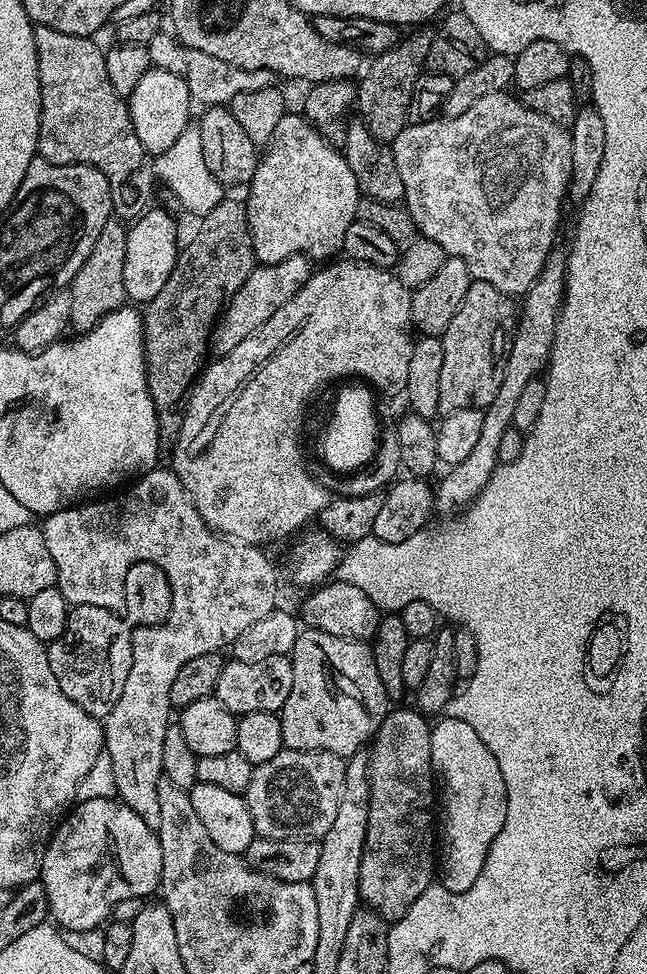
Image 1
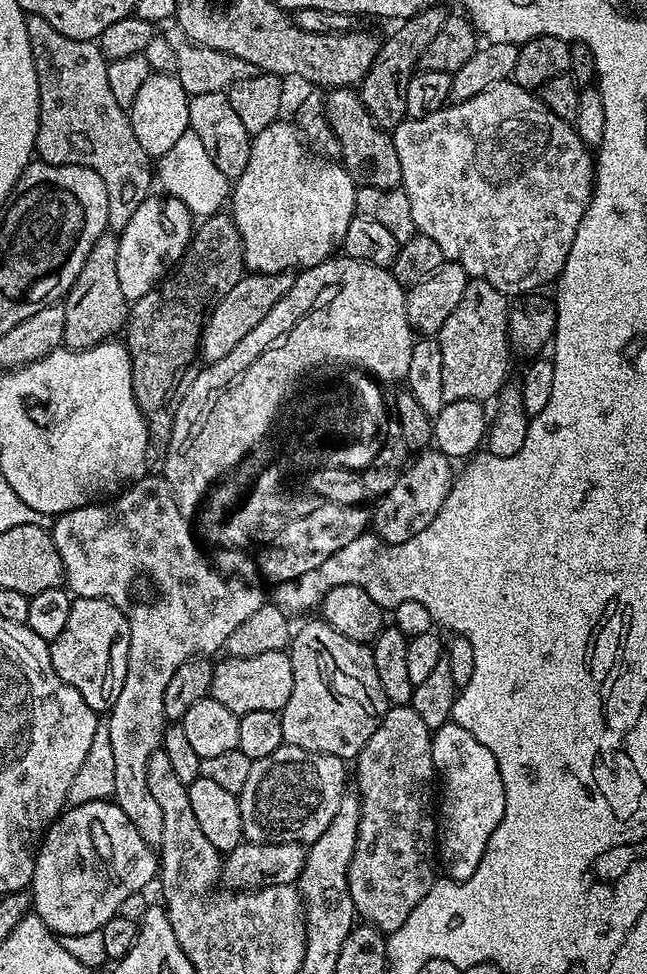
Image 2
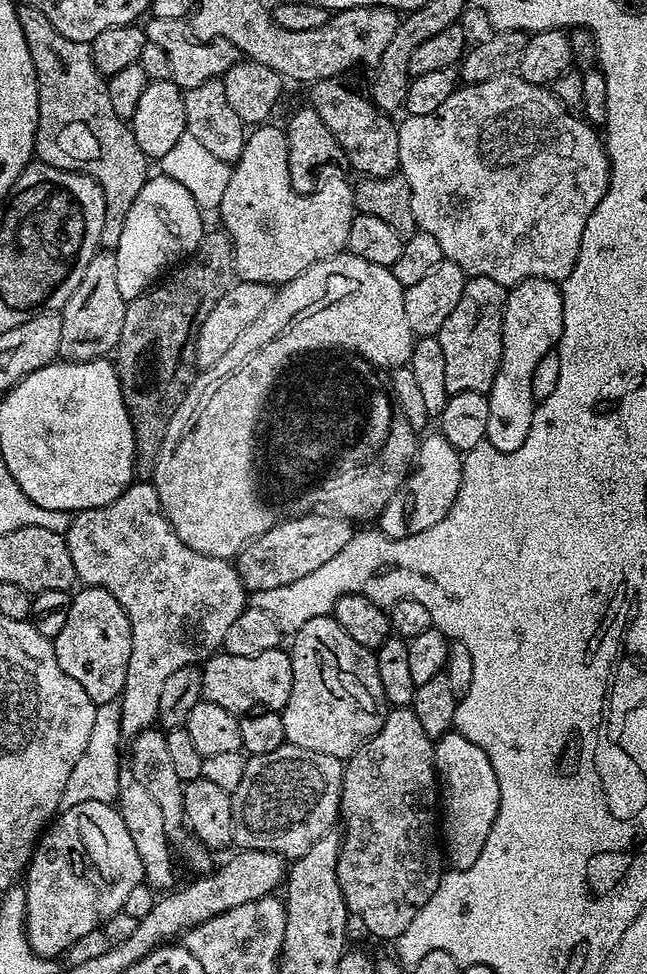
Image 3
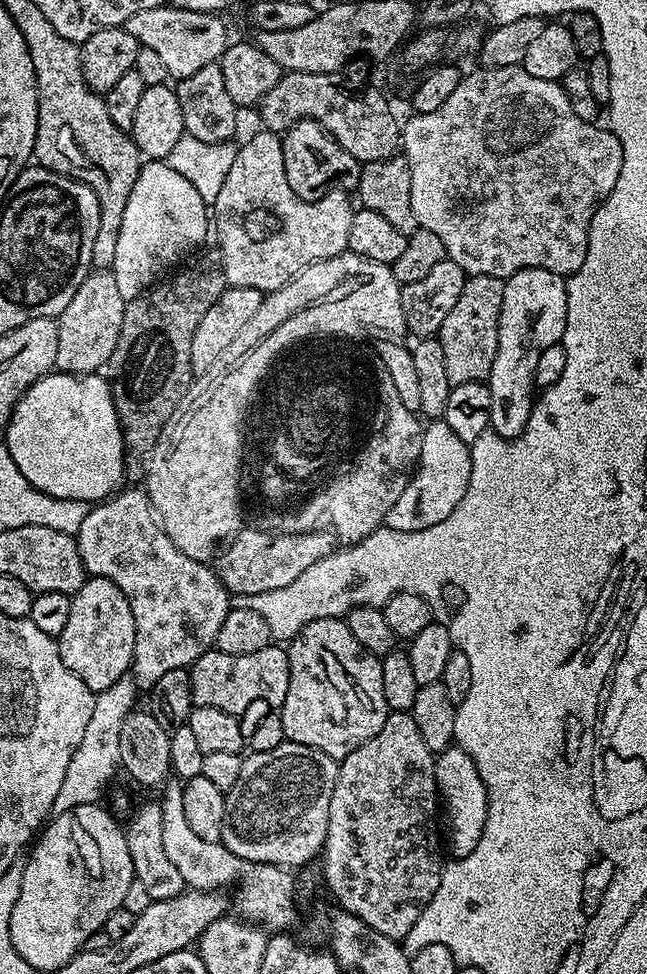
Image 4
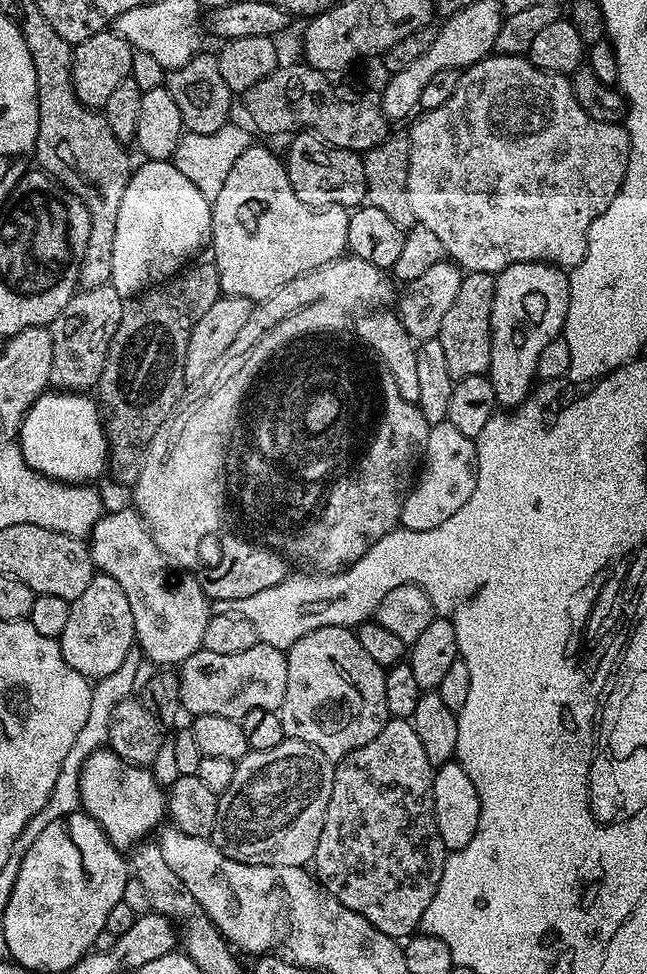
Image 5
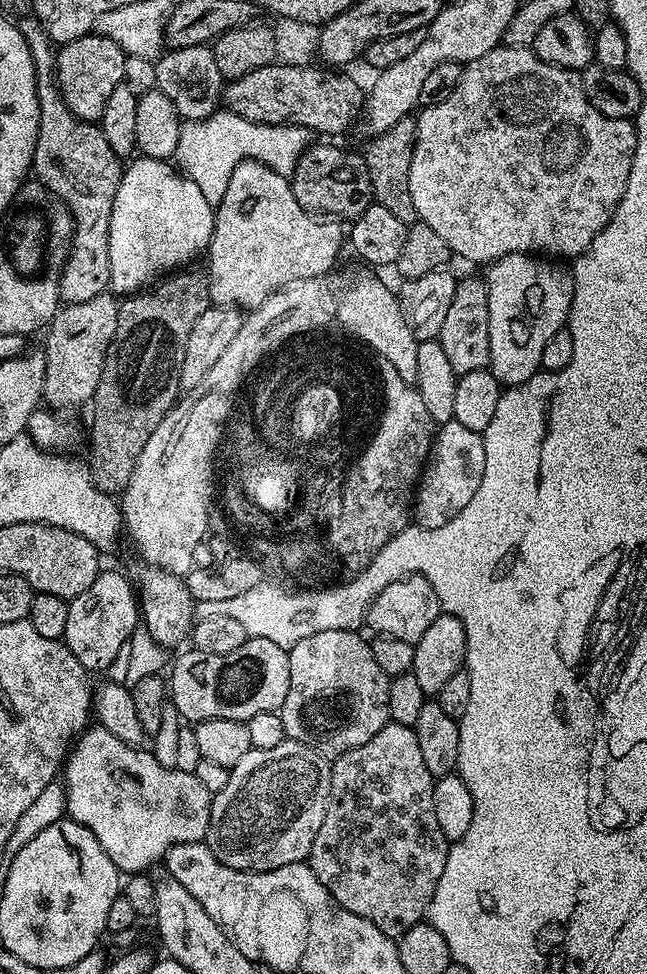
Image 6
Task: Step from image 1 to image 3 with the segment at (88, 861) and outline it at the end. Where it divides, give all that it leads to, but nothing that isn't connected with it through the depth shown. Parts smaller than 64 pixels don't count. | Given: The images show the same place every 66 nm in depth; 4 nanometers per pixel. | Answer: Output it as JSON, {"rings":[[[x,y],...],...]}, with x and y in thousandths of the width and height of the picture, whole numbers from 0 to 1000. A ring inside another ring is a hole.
{"rings":[[[127,823],[113,830],[97,831],[63,857],[40,892],[43,908],[36,909],[37,955],[43,959],[43,970],[60,982],[87,984],[91,977],[93,980],[104,978],[121,963],[153,954],[164,943],[187,935],[201,914],[207,914],[221,901],[219,881],[213,881],[207,860],[201,860],[195,844],[189,844],[184,833],[173,825]]]}

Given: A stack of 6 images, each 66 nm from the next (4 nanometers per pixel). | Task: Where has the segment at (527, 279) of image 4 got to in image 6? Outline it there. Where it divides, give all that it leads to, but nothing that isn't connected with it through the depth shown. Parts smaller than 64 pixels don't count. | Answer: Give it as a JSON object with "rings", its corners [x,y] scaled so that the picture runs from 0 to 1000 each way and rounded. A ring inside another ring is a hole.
{"rings":[[[794,259],[787,263],[777,263],[768,267],[762,267],[751,275],[751,286],[754,289],[754,301],[757,302],[757,380],[767,385],[768,390],[779,396],[796,396],[799,394],[811,394],[821,386],[828,385],[835,378],[835,369],[838,368],[838,355],[844,355],[844,351],[850,351],[850,346],[858,343],[864,337],[873,336],[878,328],[878,319],[884,316],[884,303],[887,302],[887,290],[884,289],[884,280],[876,274],[870,275],[870,270],[855,269],[847,265],[836,265],[828,261],[815,259]]]}

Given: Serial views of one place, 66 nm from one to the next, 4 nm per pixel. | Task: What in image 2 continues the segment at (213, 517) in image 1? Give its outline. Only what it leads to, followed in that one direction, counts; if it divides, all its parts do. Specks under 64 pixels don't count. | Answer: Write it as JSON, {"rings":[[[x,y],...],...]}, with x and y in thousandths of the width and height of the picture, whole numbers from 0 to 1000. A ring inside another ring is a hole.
{"rings":[[[530,261],[521,262],[518,265],[504,266],[491,273],[468,276],[468,278],[457,283],[454,294],[448,294],[445,301],[430,310],[423,310],[423,318],[417,318],[417,322],[411,322],[411,326],[405,326],[405,331],[399,331],[399,335],[393,335],[393,339],[386,339],[386,343],[380,343],[380,347],[374,347],[374,351],[368,351],[368,355],[362,355],[362,359],[355,359],[355,363],[349,363],[349,368],[311,377],[311,382],[306,383],[303,387],[300,387],[301,385],[295,387],[295,390],[298,390],[297,395],[294,395],[295,390],[289,395],[289,398],[292,397],[291,403],[287,403],[287,398],[287,401],[277,408],[272,416],[269,441],[263,446],[260,468],[253,472],[250,488],[253,492],[266,498],[266,507],[272,510],[272,516],[278,518],[280,525],[286,528],[297,528],[297,525],[308,520],[309,512],[326,503],[328,497],[340,497],[323,507],[321,514],[317,515],[315,523],[309,526],[309,534],[315,537],[315,546],[329,554],[329,560],[351,561],[372,565],[382,564],[385,562],[382,559],[406,561],[413,559],[416,554],[425,552],[444,538],[454,536],[461,532],[467,532],[473,528],[479,528],[479,524],[488,522],[490,514],[484,512],[481,508],[476,508],[478,510],[450,509],[450,507],[439,502],[439,497],[433,494],[433,485],[430,482],[408,480],[408,464],[414,458],[414,443],[419,441],[420,434],[427,431],[427,425],[431,421],[434,424],[436,418],[447,410],[448,403],[453,401],[451,396],[456,394],[457,389],[479,381],[481,378],[495,378],[499,374],[513,374],[507,376],[549,376],[563,379],[570,386],[587,392],[595,392],[594,390],[623,391],[634,380],[634,359],[640,352],[640,342],[634,331],[628,326],[626,303],[626,296],[607,285],[604,278],[598,275],[586,275],[572,269],[553,269],[547,265]]]}

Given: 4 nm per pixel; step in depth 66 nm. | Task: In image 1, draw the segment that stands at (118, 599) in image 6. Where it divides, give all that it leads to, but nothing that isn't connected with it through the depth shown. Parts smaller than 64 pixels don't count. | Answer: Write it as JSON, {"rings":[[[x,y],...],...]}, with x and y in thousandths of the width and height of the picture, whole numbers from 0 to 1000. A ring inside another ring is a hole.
{"rings":[[[119,620],[107,627],[102,647],[73,662],[77,688],[96,704],[96,713],[108,721],[121,721],[133,733],[164,737],[176,729],[176,721],[182,721],[201,692],[204,646],[206,642],[172,624]]]}

